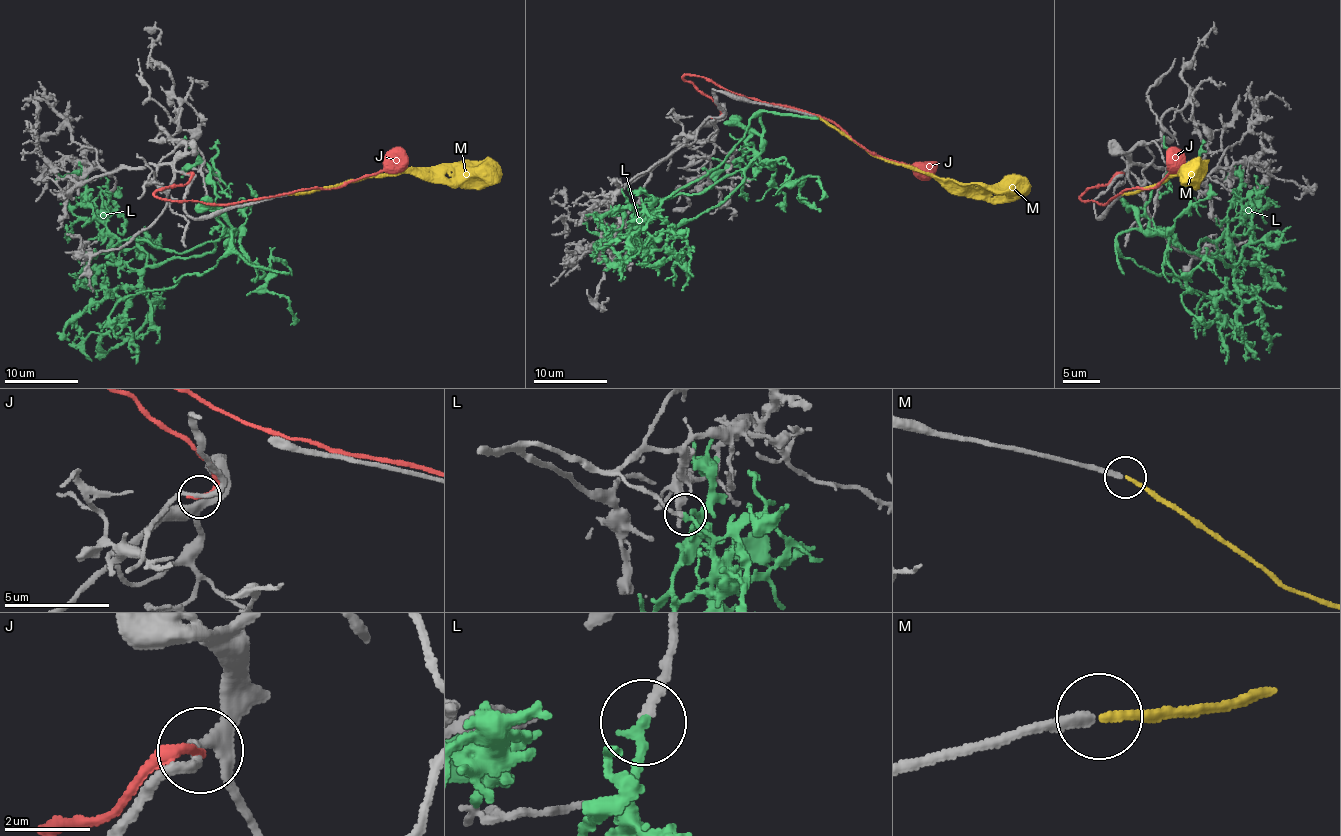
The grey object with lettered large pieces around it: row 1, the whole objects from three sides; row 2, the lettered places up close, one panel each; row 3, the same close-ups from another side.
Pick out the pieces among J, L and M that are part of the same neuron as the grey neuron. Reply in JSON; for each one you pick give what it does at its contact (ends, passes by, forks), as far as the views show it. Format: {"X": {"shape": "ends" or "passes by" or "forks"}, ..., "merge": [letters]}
{"M": {"shape": "ends"}, "merge": ["M"]}

